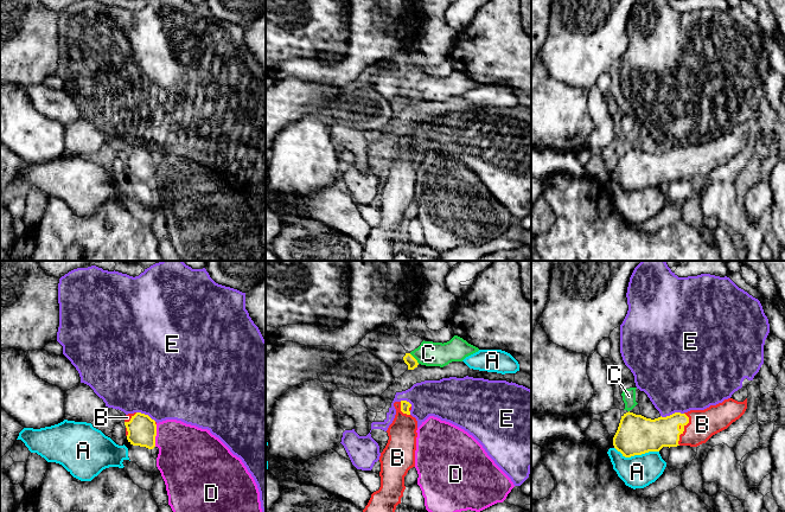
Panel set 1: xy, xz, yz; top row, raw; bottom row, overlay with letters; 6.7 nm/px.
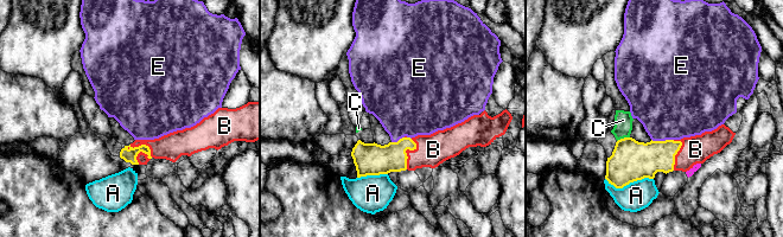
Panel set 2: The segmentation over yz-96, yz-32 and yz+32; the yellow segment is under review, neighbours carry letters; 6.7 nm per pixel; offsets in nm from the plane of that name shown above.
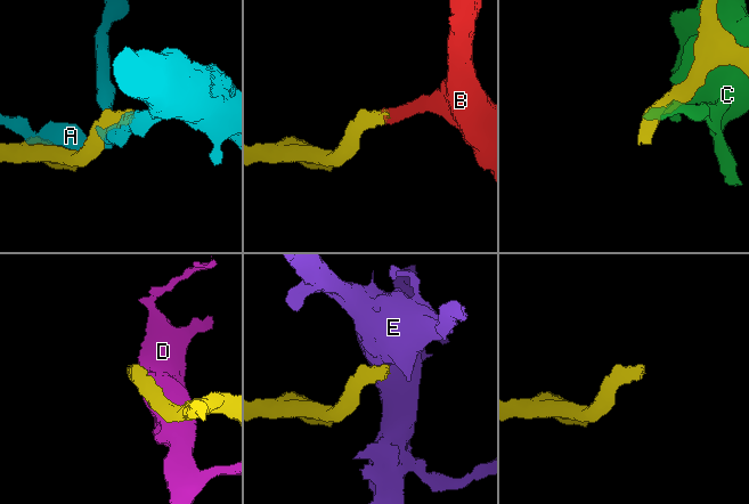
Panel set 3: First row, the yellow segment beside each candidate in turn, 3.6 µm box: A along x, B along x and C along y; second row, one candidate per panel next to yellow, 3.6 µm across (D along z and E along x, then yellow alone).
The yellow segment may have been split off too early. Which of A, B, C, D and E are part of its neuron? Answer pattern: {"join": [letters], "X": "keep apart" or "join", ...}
{"join": ["B"], "A": "keep apart", "B": "join", "C": "keep apart", "D": "keep apart", "E": "keep apart"}

